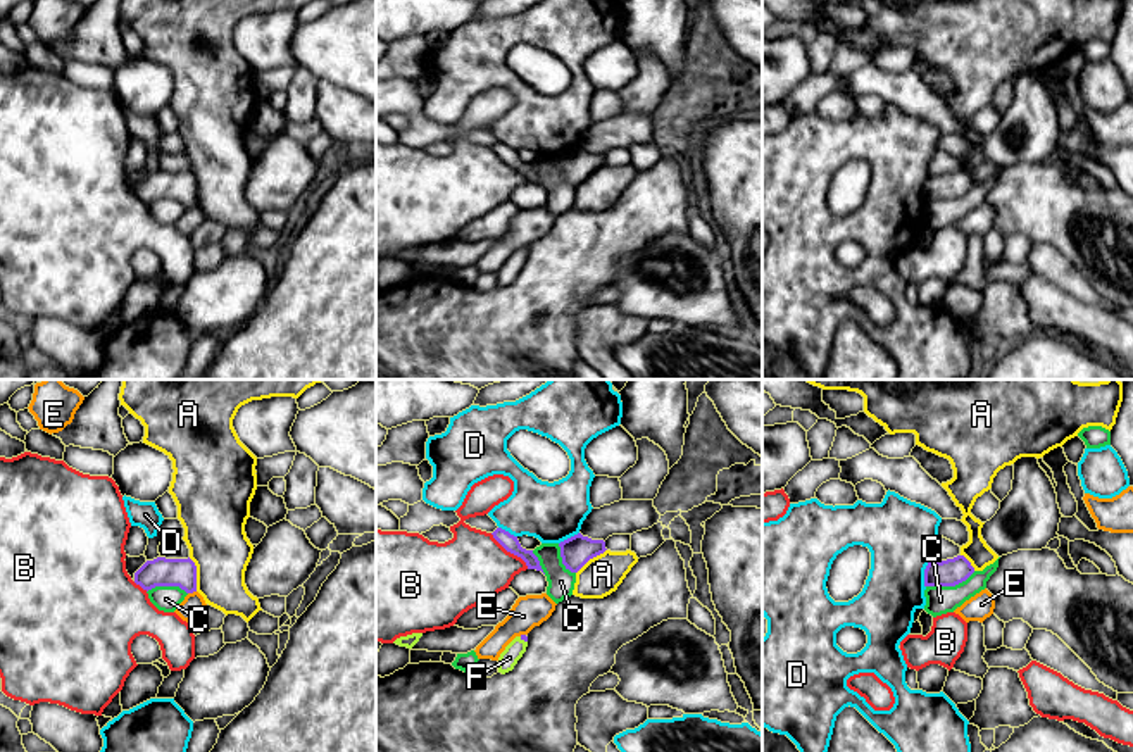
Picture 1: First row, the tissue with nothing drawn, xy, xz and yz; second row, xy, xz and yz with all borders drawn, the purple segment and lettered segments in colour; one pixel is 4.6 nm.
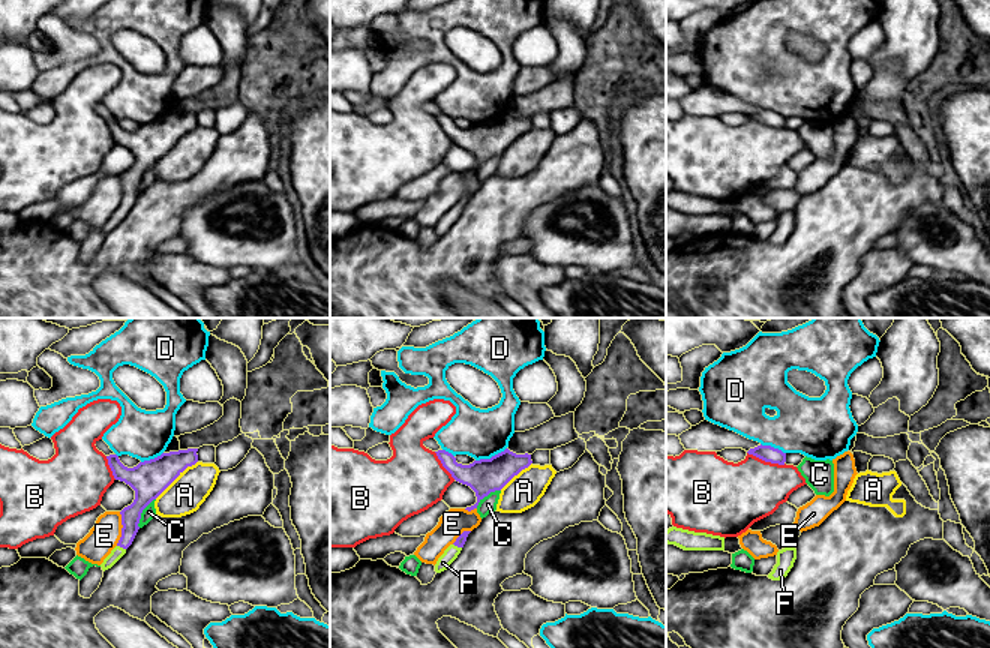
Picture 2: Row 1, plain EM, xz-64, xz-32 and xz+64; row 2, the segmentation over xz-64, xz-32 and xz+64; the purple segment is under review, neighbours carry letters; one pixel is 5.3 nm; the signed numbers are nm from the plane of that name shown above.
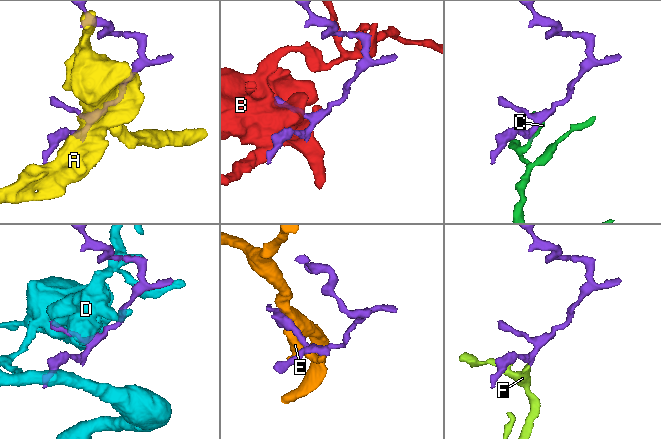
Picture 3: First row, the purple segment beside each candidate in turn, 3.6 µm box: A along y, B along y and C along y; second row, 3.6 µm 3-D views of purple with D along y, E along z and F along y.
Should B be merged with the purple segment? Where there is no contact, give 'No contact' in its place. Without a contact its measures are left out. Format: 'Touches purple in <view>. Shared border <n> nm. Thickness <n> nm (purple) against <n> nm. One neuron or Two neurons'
Touches purple in xz. Shared border 240 nm. Thickness 80 nm (purple) against 320 nm. Two neurons

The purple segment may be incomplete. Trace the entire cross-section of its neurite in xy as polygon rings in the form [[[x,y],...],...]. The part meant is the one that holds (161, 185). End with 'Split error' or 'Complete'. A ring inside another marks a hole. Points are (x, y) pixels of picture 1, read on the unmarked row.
[[[157,171],[147,174],[136,186],[135,197],[143,204],[155,200],[179,200],[186,207],[197,205],[197,179],[188,172]]]. Complete

